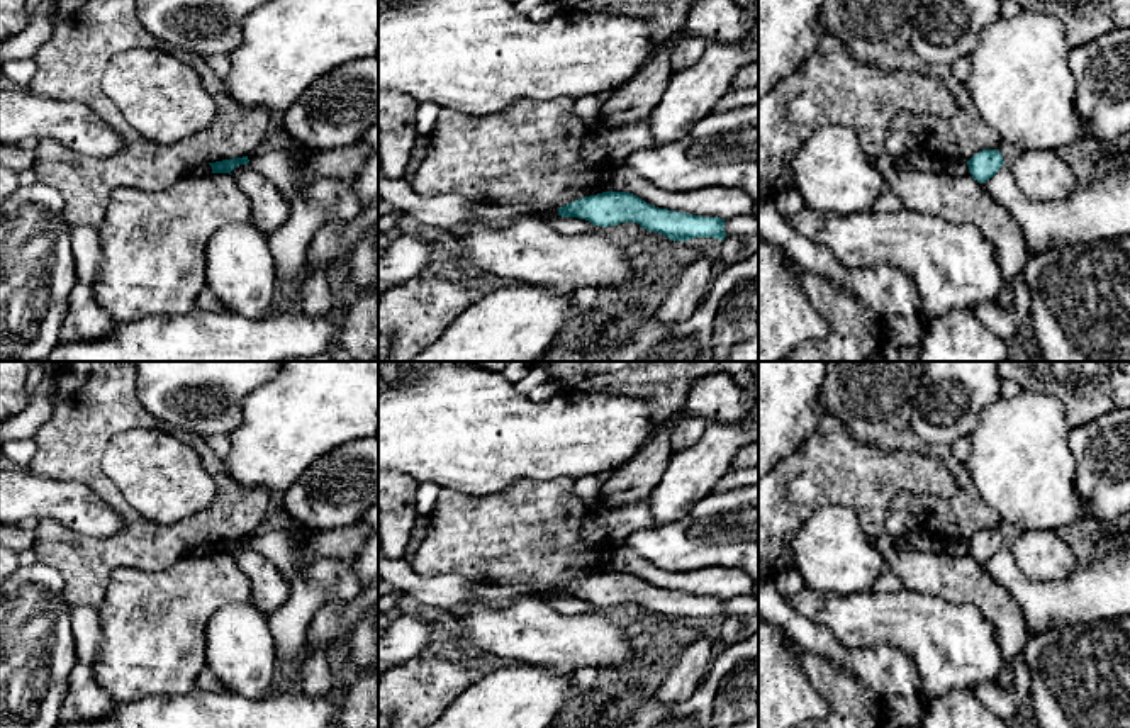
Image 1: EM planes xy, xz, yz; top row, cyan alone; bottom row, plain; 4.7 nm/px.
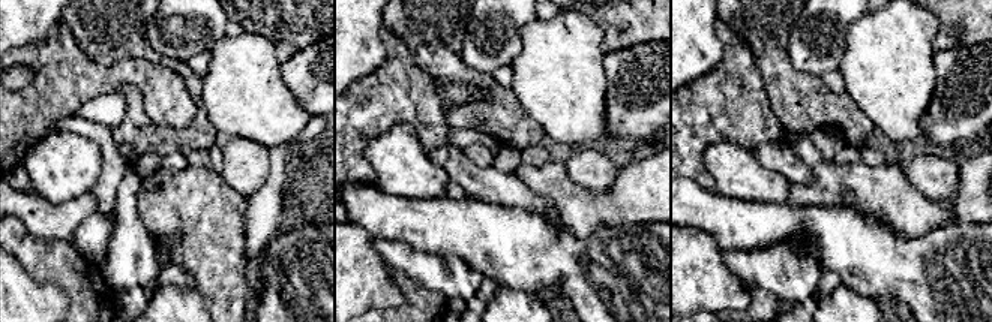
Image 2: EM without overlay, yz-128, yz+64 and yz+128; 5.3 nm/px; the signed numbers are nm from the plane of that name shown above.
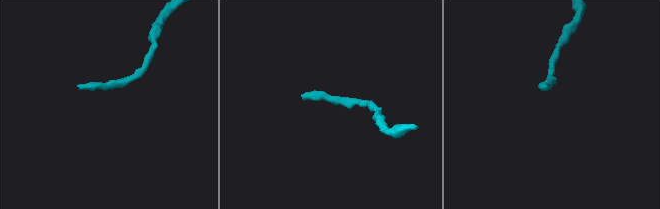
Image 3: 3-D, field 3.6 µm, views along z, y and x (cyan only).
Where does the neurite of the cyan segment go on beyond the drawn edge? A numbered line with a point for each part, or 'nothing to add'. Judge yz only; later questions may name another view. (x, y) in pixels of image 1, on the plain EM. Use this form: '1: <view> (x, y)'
nothing to add

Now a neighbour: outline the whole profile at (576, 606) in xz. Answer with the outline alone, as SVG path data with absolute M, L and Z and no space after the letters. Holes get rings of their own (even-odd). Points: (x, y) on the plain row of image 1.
M555 597L551 602L551 608L563 613L563 614L573 614L573 616L582 616L587 613L592 613L594 604L585 601L585 599L579 599L579 597Z

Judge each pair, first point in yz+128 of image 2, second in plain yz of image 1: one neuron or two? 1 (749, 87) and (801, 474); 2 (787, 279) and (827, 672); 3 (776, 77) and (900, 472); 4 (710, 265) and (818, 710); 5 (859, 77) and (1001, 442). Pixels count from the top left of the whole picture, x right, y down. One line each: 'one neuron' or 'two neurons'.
1: one neuron
2: two neurons
3: two neurons
4: one neuron
5: one neuron

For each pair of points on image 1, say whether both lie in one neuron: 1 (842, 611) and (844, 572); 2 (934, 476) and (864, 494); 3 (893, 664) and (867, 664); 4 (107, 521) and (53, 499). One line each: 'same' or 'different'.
1: different
2: same
3: same
4: same

